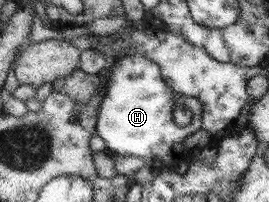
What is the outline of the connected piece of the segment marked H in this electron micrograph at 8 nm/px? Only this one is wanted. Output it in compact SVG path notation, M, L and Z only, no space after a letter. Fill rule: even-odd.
M130 54L108 67L106 87L95 116L95 132L113 154L146 158L155 172L172 170L190 160L192 151L183 148L181 142L200 129L201 113L197 99L174 93L163 82L159 67L154 62L140 54ZM175 106L191 112L186 126L179 127L173 123L171 114Z

